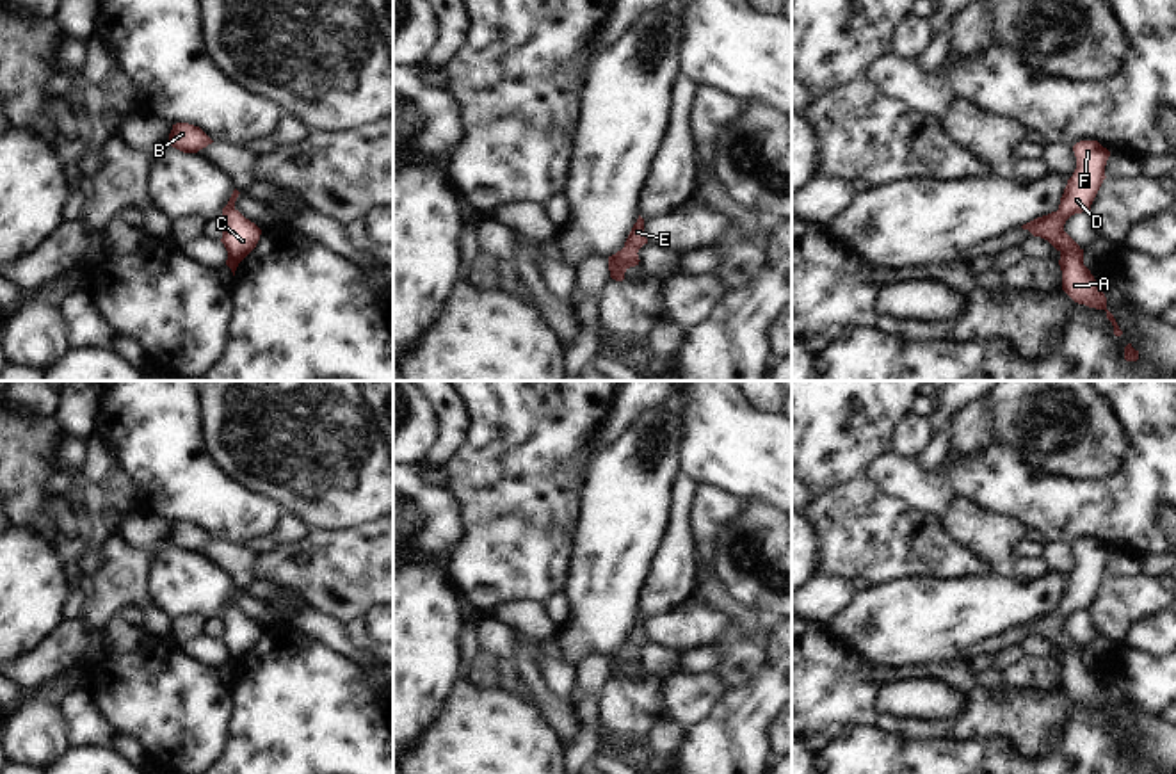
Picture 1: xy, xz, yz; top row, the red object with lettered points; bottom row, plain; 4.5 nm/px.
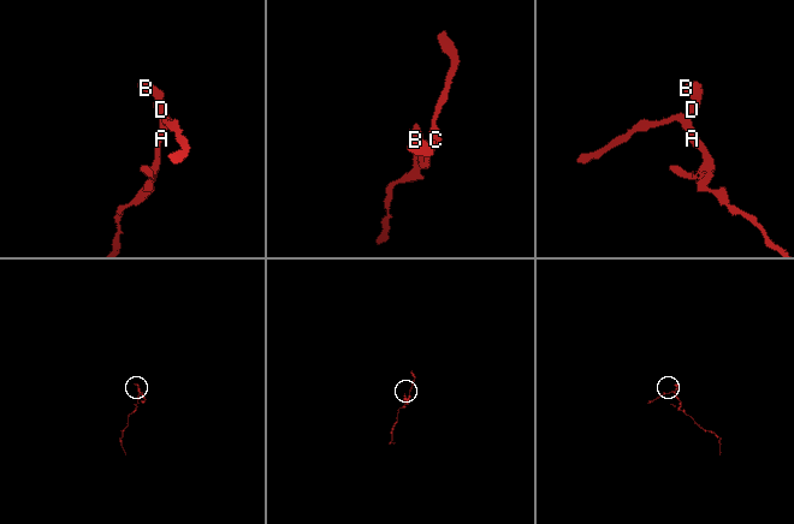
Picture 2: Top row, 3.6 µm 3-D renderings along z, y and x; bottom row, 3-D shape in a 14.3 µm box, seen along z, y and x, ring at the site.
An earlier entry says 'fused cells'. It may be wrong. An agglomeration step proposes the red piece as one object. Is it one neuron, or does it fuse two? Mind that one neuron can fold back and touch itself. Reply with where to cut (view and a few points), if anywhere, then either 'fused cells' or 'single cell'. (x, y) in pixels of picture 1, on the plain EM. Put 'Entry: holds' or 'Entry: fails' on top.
Entry: fails
no cut; single cell

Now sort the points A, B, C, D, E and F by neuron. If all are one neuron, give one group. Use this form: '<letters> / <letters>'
A B C D E F

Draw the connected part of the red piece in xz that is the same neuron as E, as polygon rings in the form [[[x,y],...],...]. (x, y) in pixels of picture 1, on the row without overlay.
[[[639,614],[637,621],[633,623],[624,646],[617,649],[616,653],[608,655],[608,669],[610,676],[616,680],[624,678],[624,671],[630,665],[639,664],[639,648],[648,642],[646,632],[644,632],[644,617]]]

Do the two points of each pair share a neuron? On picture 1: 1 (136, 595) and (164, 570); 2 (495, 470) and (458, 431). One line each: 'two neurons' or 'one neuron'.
1: two neurons
2: two neurons

